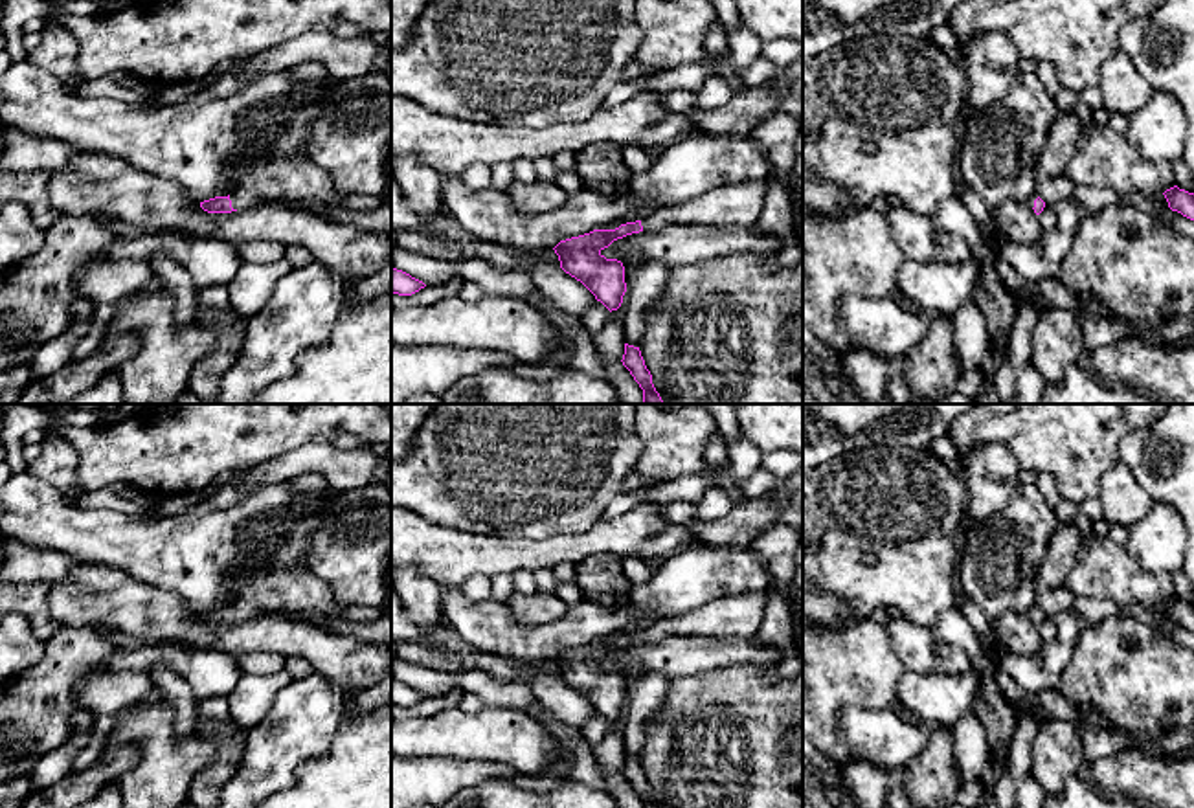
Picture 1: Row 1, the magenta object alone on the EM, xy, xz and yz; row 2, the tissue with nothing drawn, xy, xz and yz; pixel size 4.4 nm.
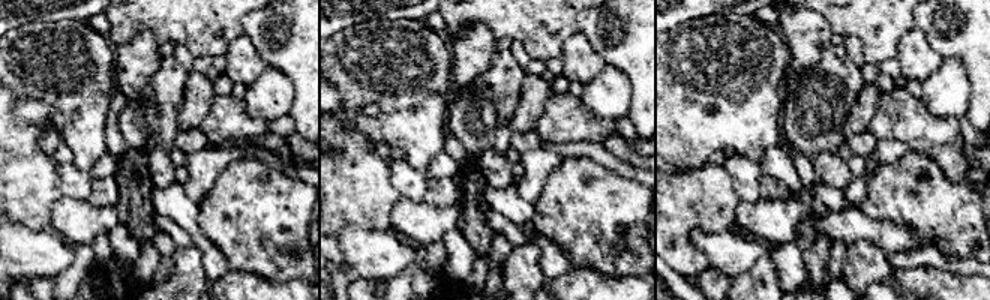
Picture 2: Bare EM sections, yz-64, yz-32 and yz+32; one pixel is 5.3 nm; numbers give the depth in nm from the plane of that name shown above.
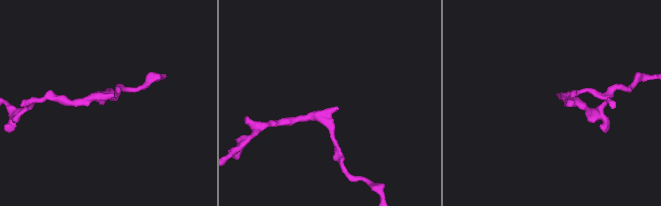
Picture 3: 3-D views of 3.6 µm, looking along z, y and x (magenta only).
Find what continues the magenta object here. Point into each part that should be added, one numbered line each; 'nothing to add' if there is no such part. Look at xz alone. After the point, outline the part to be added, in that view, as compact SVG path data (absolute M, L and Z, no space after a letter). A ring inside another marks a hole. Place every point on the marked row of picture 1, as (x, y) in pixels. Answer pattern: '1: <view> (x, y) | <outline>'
1: xz (730, 206) | M768 180L722 185L672 208L658 208L641 219L641 233L669 226L687 228L755 228L766 200Z

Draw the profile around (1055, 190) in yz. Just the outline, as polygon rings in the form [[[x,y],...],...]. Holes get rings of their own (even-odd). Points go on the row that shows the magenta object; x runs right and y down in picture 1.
[[[1058,174],[1038,180],[1036,195],[1042,196],[1047,206],[1056,206],[1062,200],[1073,198],[1075,187],[1067,174]]]

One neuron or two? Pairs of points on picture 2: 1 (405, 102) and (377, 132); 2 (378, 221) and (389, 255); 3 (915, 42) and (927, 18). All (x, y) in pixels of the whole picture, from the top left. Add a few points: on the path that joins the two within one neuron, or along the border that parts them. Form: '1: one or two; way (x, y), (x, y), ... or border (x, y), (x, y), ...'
1: one; way (398, 110), (384, 125)
2: two; border (347, 224), (356, 224), (369, 230), (390, 228)
3: two; border (915, 26), (942, 59)

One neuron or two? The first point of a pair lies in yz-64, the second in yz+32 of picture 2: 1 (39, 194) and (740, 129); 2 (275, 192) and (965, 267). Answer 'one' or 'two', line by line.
1: two
2: two

